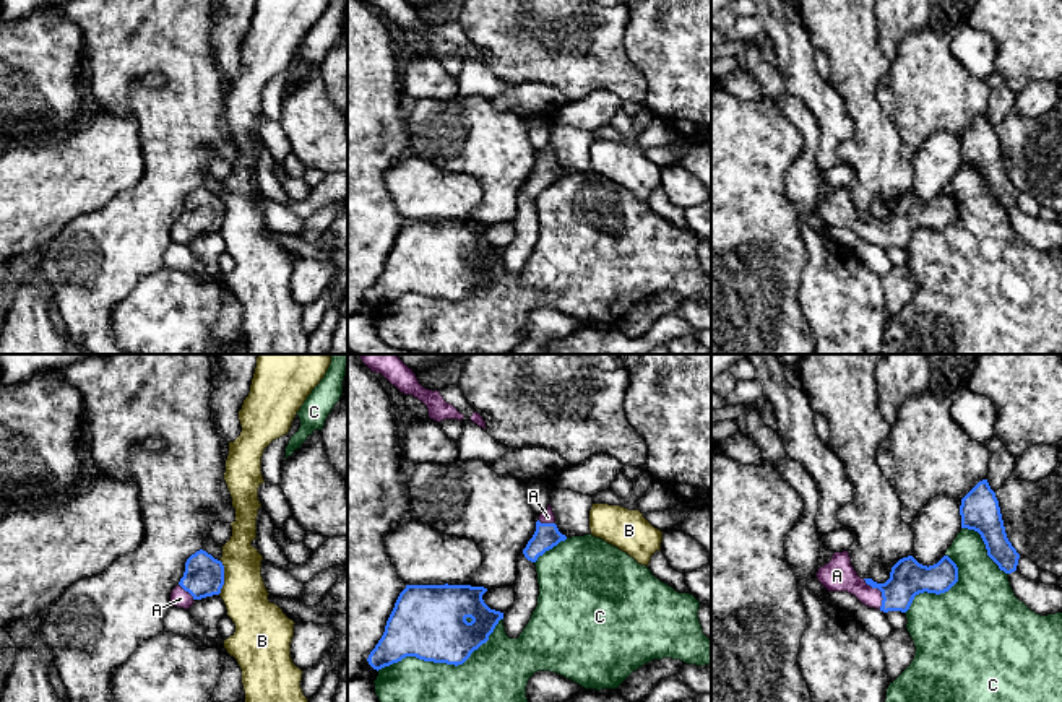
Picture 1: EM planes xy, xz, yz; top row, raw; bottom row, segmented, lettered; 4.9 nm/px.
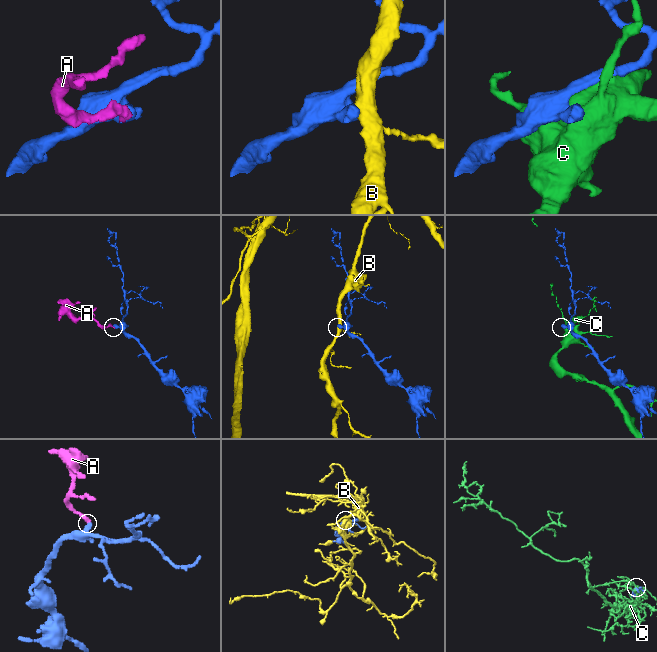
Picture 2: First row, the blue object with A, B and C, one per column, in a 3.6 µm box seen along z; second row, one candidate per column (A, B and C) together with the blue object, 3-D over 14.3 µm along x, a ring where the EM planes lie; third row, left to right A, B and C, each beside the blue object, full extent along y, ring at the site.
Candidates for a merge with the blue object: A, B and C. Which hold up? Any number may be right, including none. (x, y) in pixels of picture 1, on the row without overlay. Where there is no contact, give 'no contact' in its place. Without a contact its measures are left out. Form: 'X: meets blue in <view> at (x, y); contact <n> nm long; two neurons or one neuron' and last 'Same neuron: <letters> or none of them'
A: meets blue in yz at (880, 226); contact 180 nm long; one neuron
B: meets blue in xy at (223, 213); contact 180 nm long; two neurons
C: meets blue in xz at (442, 298); contact 700 nm long; two neurons
Same neuron: A

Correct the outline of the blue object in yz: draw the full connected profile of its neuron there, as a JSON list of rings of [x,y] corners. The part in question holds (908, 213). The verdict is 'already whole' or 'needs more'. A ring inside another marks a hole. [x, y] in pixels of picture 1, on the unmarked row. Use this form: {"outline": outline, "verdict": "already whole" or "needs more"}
{"outline": [[[843,187],[818,205],[817,214],[828,228],[848,228],[869,244],[906,249],[916,231],[948,228],[958,218],[958,203],[948,192],[929,203],[908,192],[891,203],[885,219],[877,219],[861,214]]], "verdict": "needs more"}

